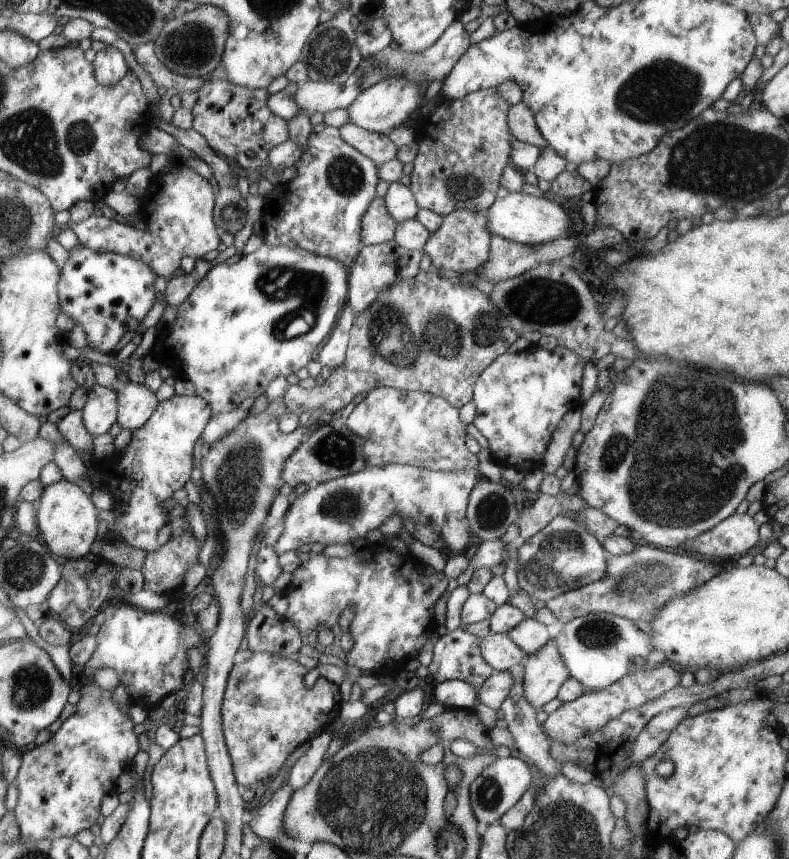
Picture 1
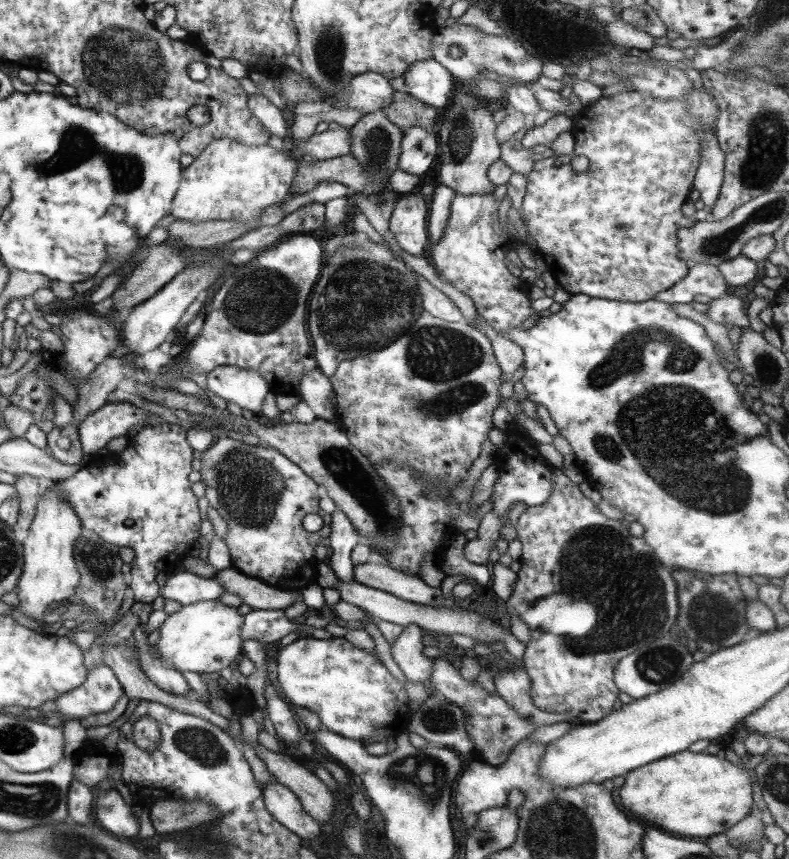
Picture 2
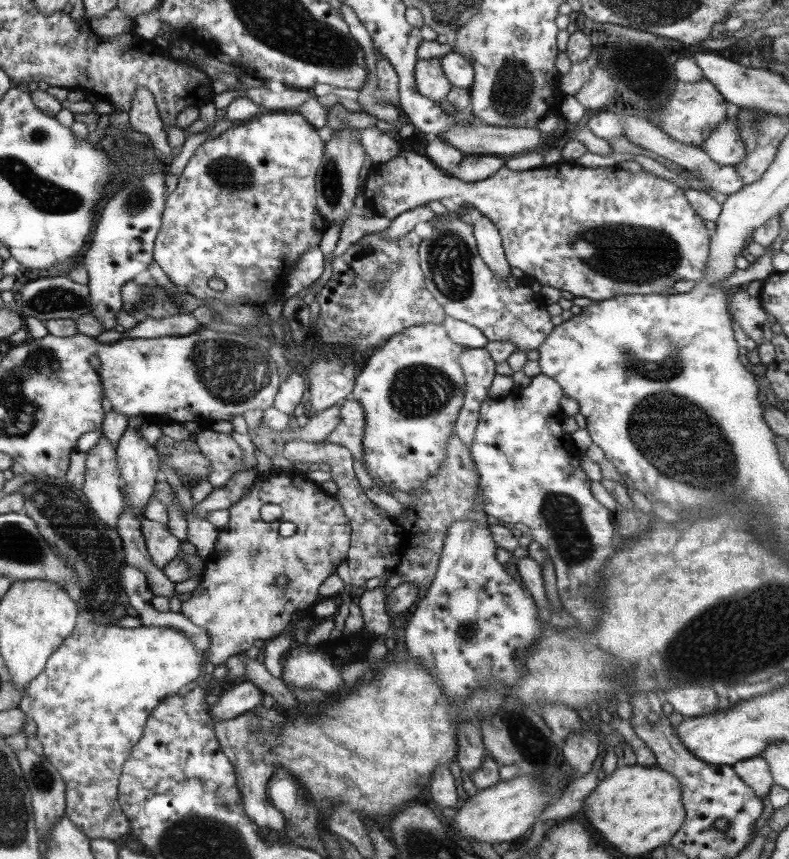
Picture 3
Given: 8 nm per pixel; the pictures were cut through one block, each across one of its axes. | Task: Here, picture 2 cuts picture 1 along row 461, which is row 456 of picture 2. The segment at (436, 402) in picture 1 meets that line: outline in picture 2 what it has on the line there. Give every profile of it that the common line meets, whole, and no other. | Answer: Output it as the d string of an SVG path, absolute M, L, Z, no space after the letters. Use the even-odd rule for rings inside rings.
M425 310L422 315L414 321L408 333L405 333L399 340L390 344L387 348L382 348L379 352L368 353L368 356L356 357L352 360L341 360L336 368L336 372L329 377L334 392L336 393L337 416L336 419L341 424L341 429L348 435L350 443L358 449L371 463L380 464L381 461L390 460L390 462L400 461L398 466L410 466L416 470L426 472L423 474L431 483L432 487L457 486L467 477L467 471L472 466L472 462L478 458L481 452L481 445L488 438L488 432L494 428L492 414L500 403L500 385L502 384L500 376L502 369L498 365L492 344L485 334L477 328L460 320L458 322L448 322L444 319L436 318L428 314Z

